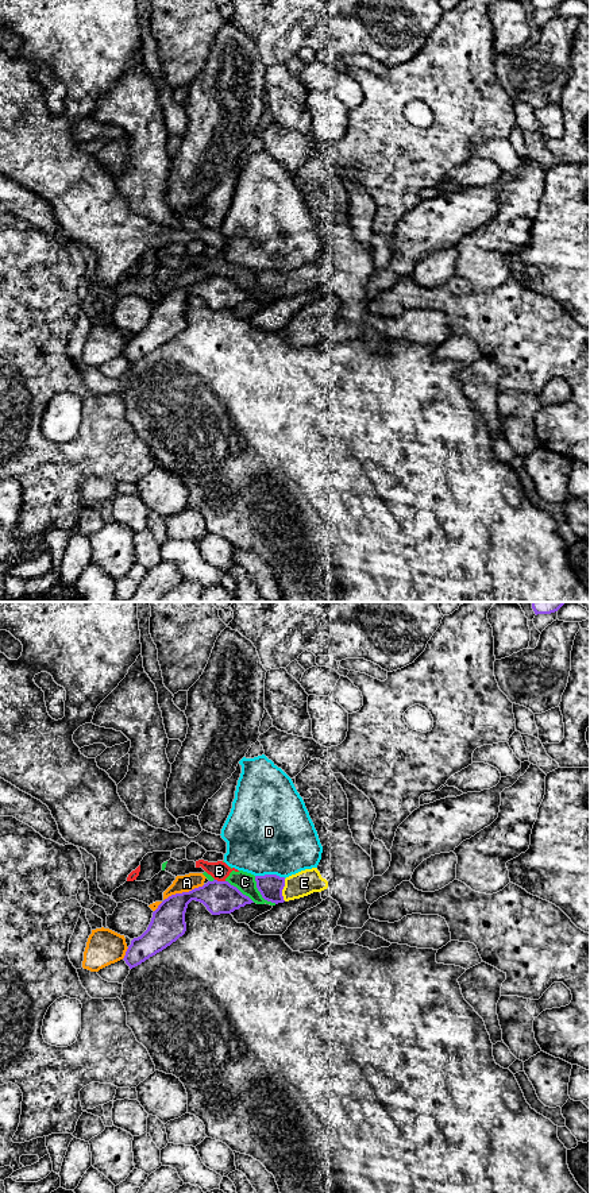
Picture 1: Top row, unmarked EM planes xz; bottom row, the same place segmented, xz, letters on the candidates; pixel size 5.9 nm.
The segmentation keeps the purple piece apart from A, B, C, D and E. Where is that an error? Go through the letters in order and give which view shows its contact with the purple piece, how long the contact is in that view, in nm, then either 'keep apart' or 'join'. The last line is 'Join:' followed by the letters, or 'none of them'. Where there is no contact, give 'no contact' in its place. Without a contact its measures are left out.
A: meets purple in xz; contact 340 nm long; keep apart
B: meets purple in xz; contact 70 nm long; keep apart
C: meets purple in xz; contact 220 nm long; keep apart
D: meets purple in xz; contact 180 nm long; keep apart
E: meets purple in xz; contact 140 nm long; join
Join: E

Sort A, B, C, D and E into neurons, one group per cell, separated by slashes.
A D / B C / E

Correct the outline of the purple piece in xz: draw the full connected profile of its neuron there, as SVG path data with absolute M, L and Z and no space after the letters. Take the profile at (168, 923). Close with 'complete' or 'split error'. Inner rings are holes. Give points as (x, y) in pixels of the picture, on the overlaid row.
M217 880L189 892L169 896L153 912L147 930L131 941L123 958L130 969L162 951L185 934L185 912L192 900L203 903L212 915L231 914L254 903L228 881Z; complete

